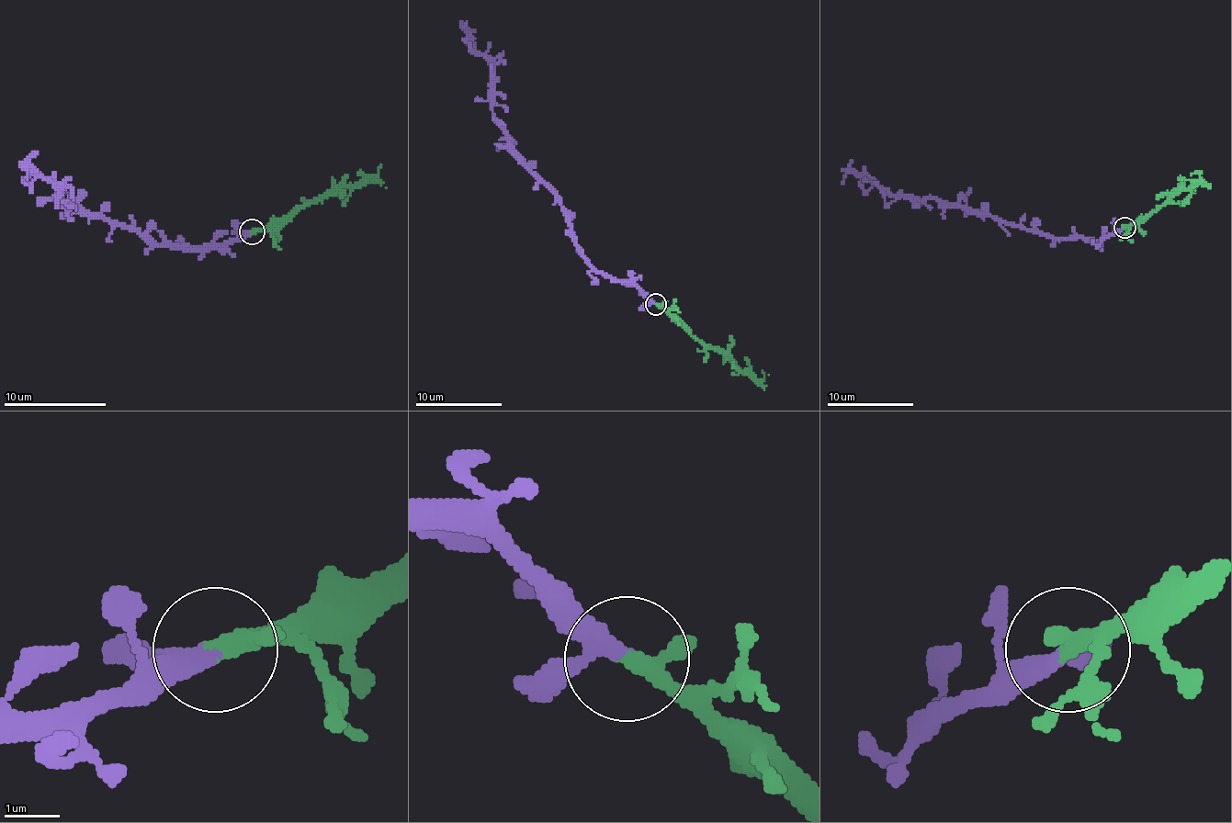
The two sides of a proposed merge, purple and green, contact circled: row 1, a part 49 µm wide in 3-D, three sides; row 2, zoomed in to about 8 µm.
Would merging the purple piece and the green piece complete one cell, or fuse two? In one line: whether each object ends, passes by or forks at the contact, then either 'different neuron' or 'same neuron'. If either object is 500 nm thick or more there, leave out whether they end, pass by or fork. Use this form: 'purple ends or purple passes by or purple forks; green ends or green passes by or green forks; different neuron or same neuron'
purple passes by; green passes by; same neuron

